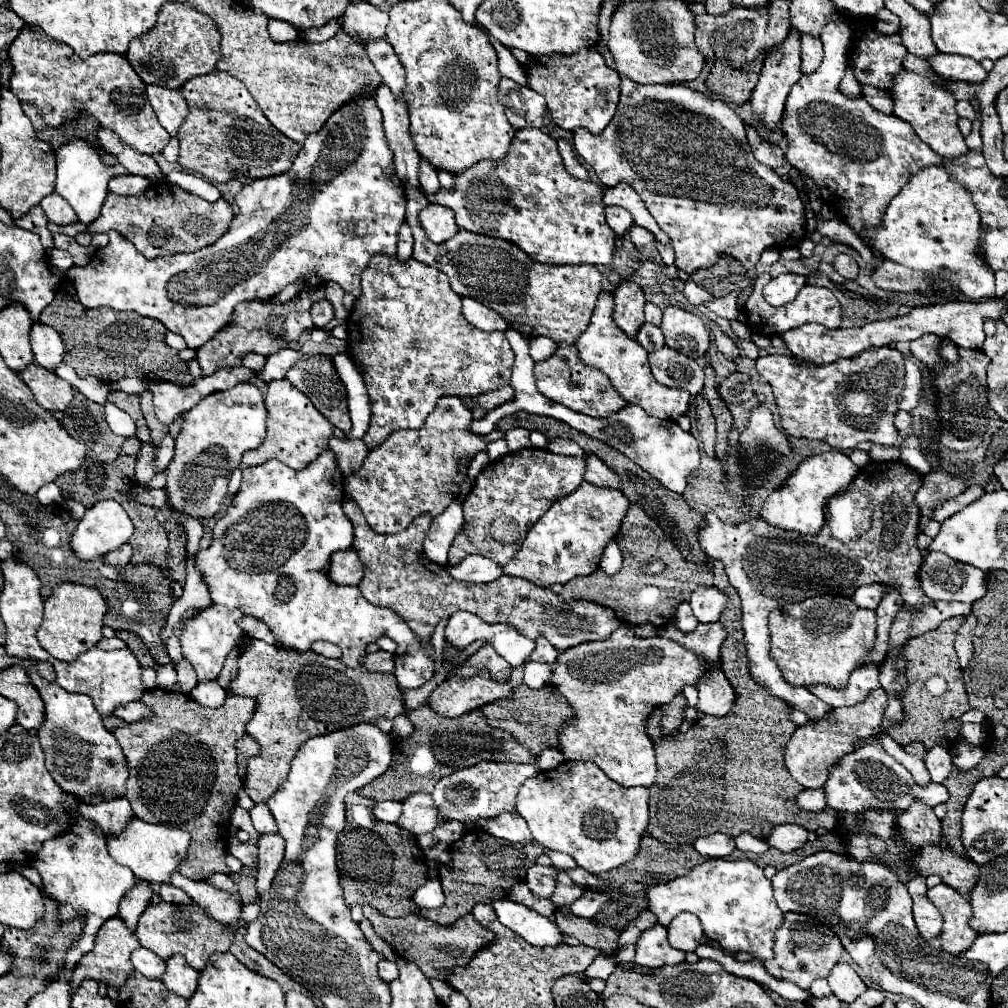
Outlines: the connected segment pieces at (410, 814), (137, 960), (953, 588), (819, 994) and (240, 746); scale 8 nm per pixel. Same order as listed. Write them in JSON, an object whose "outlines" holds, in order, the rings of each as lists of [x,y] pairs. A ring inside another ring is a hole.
{"outlines":[[[[426,792],[410,794],[402,804],[404,804],[404,812],[398,820],[398,826],[402,826],[404,830],[412,832],[414,836],[420,836],[432,832],[438,826],[436,806],[430,794]]],[[[138,948],[132,952],[132,964],[134,964],[134,970],[138,970],[150,980],[162,978],[162,972],[166,972],[166,962],[146,948]]],[[[926,554],[920,568],[922,588],[932,600],[972,604],[986,594],[986,572],[970,564],[950,560],[946,554]]],[[[816,980],[816,982],[812,982],[812,986],[810,986],[810,994],[816,996],[816,998],[826,998],[826,996],[830,996],[832,992],[830,992],[830,986],[828,986],[826,980]]],[[[244,734],[244,736],[236,742],[236,752],[238,752],[238,768],[240,768],[240,776],[244,778],[248,760],[260,754],[260,746],[258,746],[258,742],[256,742],[250,734]]]]}

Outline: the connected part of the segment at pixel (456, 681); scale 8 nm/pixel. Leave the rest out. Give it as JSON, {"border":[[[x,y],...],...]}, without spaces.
{"border":[[[444,642],[444,664],[450,664],[450,670],[448,670],[446,680],[436,686],[436,690],[432,692],[432,696],[428,700],[428,704],[432,706],[432,710],[436,710],[442,716],[454,718],[454,716],[462,716],[462,714],[466,714],[470,710],[482,708],[484,704],[490,704],[490,702],[494,702],[498,698],[510,696],[510,692],[524,682],[524,666],[526,664],[520,664],[520,666],[512,668],[510,680],[506,680],[506,684],[498,684],[496,680],[490,680],[490,676],[486,676],[486,672],[478,672],[478,676],[472,676],[472,678],[462,678],[462,676],[456,674],[456,670],[464,666],[462,662],[458,662],[460,654],[462,654],[462,650],[454,648],[450,642]]]}

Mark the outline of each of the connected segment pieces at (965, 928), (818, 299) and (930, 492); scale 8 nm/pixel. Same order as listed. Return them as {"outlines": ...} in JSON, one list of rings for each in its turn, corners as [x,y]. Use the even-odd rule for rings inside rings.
{"outlines":[[[[946,884],[930,888],[928,898],[934,902],[934,906],[944,918],[944,926],[940,932],[940,948],[948,954],[966,952],[978,936],[978,932],[970,928],[970,902],[966,902],[954,888]]],[[[763,273],[756,278],[754,282],[754,289],[750,294],[746,304],[744,304],[744,314],[746,314],[746,326],[750,328],[750,332],[754,334],[764,334],[764,336],[772,336],[774,332],[776,334],[782,334],[782,332],[788,332],[792,328],[798,328],[800,324],[808,324],[808,322],[818,322],[822,326],[840,326],[840,304],[836,300],[836,296],[832,294],[832,290],[828,288],[822,288],[822,286],[812,286],[812,284],[806,284],[794,302],[782,306],[782,308],[774,308],[770,306],[763,296],[763,288],[769,283],[771,276],[769,273]]],[[[936,470],[924,476],[920,490],[916,492],[916,504],[920,508],[920,528],[918,532],[924,532],[926,524],[932,520],[934,508],[938,504],[944,504],[946,500],[958,496],[964,492],[968,482],[964,478],[956,478],[944,470]]]]}

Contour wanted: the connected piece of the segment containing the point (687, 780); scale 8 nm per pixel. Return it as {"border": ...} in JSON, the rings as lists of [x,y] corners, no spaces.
{"border":[[[714,562],[714,586],[730,592],[730,608],[724,610],[720,622],[728,634],[722,644],[722,670],[736,692],[734,712],[726,718],[702,716],[686,732],[662,738],[662,744],[656,748],[656,782],[648,788],[648,834],[668,844],[692,844],[694,838],[714,832],[722,832],[730,838],[740,832],[768,838],[778,824],[798,824],[810,832],[818,828],[832,830],[836,826],[836,812],[832,808],[826,806],[822,812],[804,814],[794,802],[804,788],[788,772],[784,748],[796,724],[788,718],[790,706],[772,696],[750,676],[746,644],[742,642],[740,596],[736,596],[730,586],[720,562]]]}

